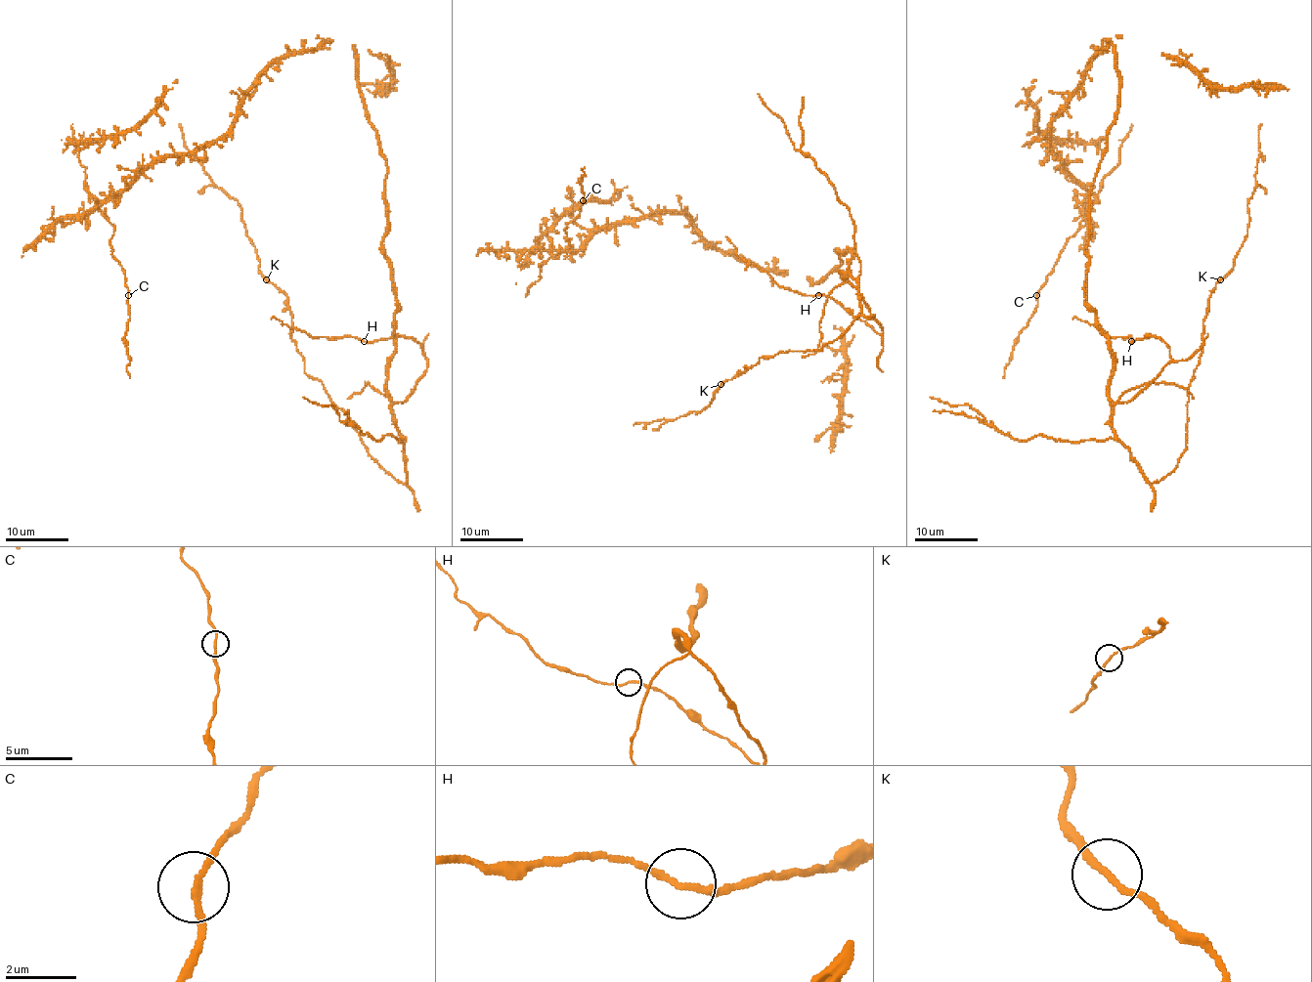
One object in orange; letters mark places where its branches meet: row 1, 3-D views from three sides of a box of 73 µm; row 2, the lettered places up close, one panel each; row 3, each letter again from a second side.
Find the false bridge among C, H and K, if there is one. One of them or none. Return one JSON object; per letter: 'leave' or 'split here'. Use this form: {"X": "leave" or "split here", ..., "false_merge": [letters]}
{"C": "leave", "H": "leave", "K": "leave", "false_merge": []}

